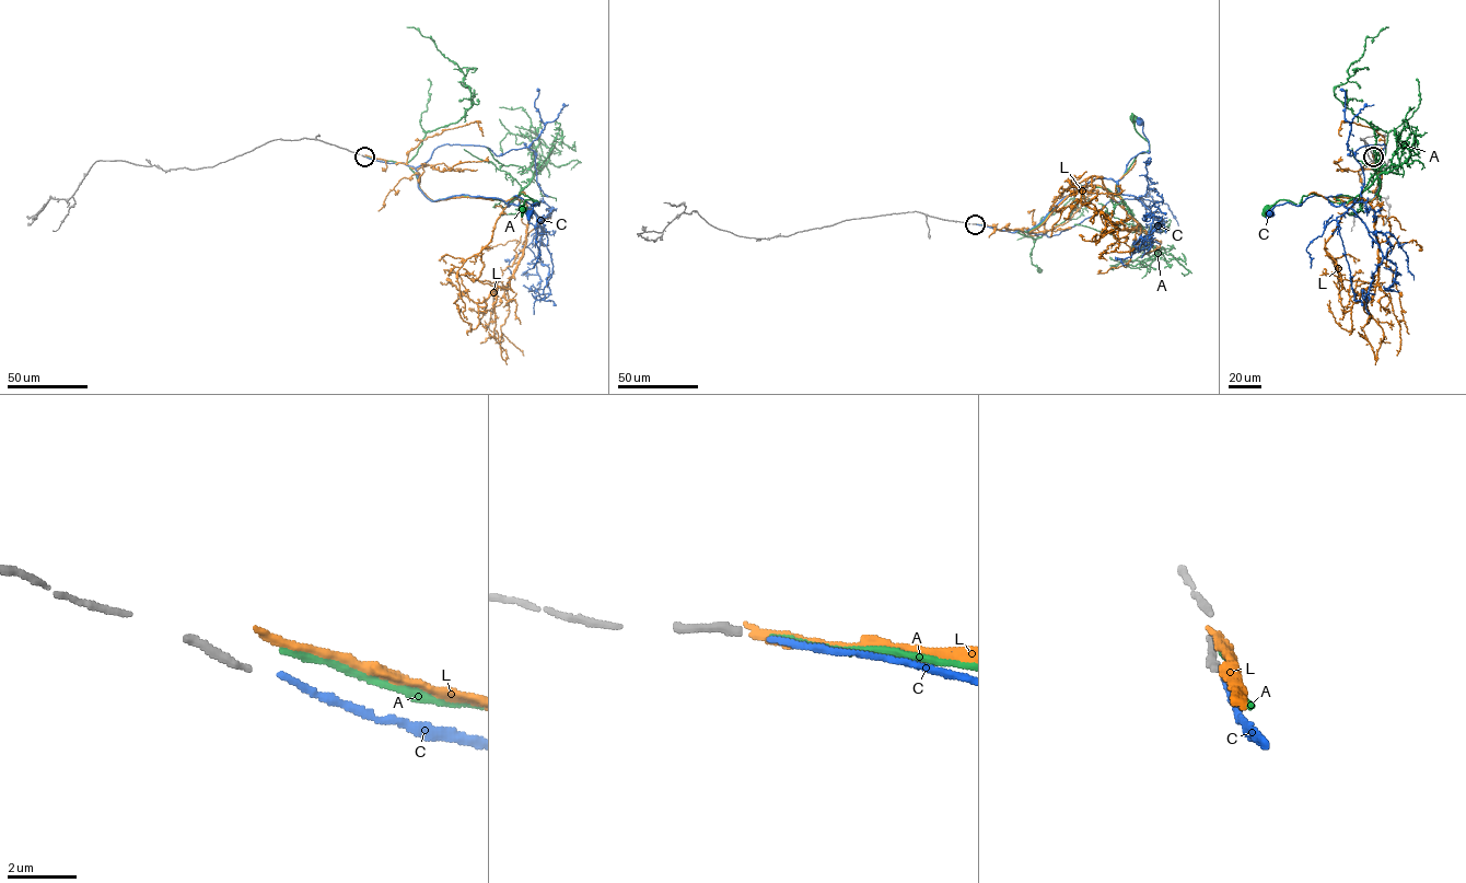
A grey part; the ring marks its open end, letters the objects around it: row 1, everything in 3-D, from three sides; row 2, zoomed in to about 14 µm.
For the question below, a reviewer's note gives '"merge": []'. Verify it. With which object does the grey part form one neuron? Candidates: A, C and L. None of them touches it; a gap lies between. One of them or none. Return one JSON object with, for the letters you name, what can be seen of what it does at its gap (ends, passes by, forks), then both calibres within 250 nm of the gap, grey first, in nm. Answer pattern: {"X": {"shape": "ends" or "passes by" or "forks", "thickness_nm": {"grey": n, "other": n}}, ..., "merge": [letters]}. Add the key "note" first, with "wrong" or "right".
{"note": "right", "merge": []}

